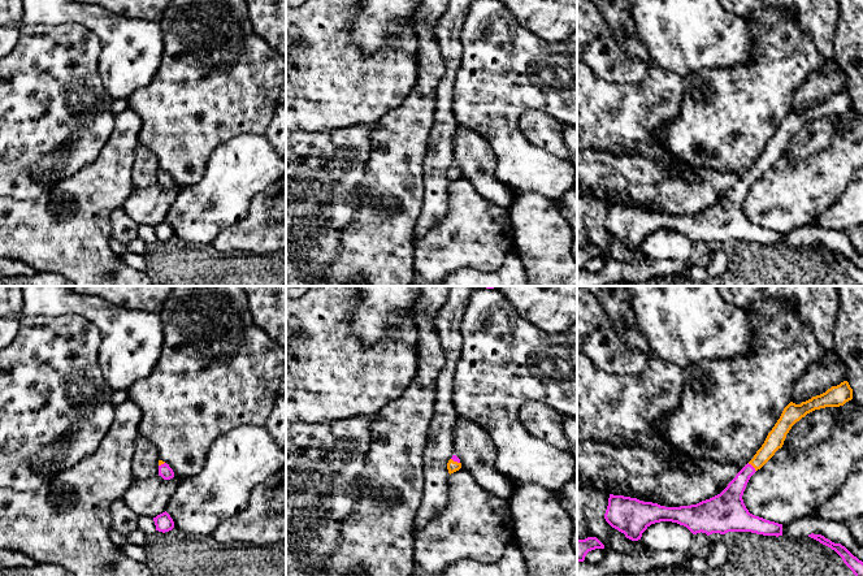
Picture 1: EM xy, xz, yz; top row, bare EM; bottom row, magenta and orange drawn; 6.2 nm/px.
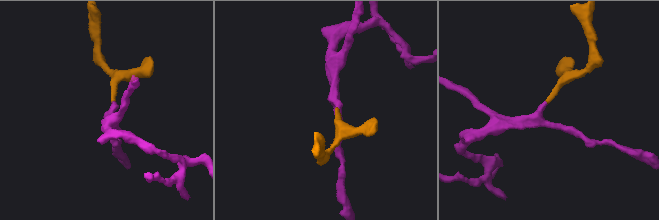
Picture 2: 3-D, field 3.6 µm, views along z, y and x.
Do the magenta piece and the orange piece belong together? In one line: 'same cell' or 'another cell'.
same cell

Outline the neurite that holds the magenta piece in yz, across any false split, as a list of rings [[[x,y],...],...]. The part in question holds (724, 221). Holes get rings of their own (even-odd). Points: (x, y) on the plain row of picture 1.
[[[844,90],[801,113],[790,111],[754,166],[720,203],[710,208],[690,215],[665,216],[637,207],[610,203],[604,228],[632,250],[641,248],[642,242],[651,233],[660,230],[677,231],[686,235],[693,243],[751,241],[763,244],[782,244],[782,233],[755,225],[746,217],[742,204],[750,186],[782,156],[786,143],[797,130],[815,118],[840,116],[851,108],[853,98],[847,90]]]

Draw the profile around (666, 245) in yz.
[[[672,230],[651,233],[642,242],[643,255],[654,260],[685,261],[691,256],[694,243],[684,234]]]

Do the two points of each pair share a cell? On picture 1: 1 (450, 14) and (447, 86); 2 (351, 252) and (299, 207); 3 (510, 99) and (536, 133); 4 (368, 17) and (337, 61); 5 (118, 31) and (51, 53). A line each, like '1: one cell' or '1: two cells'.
1: one cell
2: two cells
3: two cells
4: two cells
5: two cells

